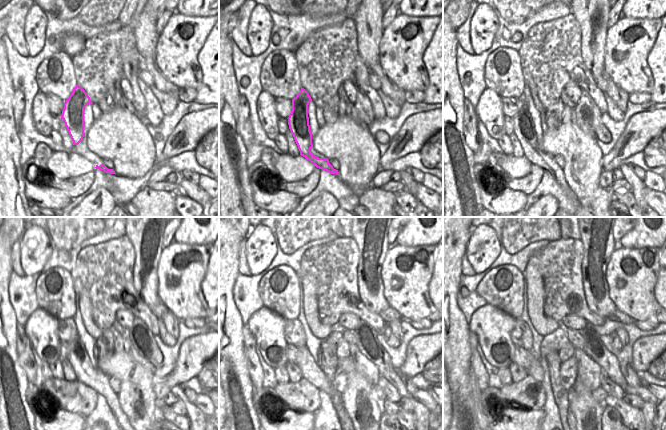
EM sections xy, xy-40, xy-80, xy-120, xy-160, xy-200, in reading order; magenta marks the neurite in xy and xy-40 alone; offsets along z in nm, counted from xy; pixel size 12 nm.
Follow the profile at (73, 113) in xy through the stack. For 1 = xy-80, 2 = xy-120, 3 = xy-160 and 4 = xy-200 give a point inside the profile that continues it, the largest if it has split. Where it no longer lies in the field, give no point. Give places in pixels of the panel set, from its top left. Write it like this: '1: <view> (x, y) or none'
1: xy-80 (524, 129)
2: xy-120 (86, 373)
3: xy-160 (310, 371)
4: xy-200 (535, 370)

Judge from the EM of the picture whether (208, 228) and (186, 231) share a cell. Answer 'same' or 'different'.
same

